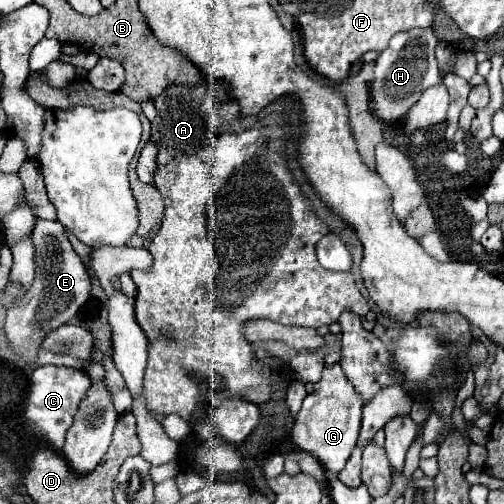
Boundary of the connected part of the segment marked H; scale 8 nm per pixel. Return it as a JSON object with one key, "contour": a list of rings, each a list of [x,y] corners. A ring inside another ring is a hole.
{"contour":[[[411,28],[405,32],[399,32],[391,38],[387,50],[383,50],[375,62],[375,80],[371,84],[371,108],[381,120],[397,120],[407,114],[407,110],[419,100],[421,92],[429,86],[435,86],[439,78],[435,48],[439,44],[439,38],[429,28]]]}

